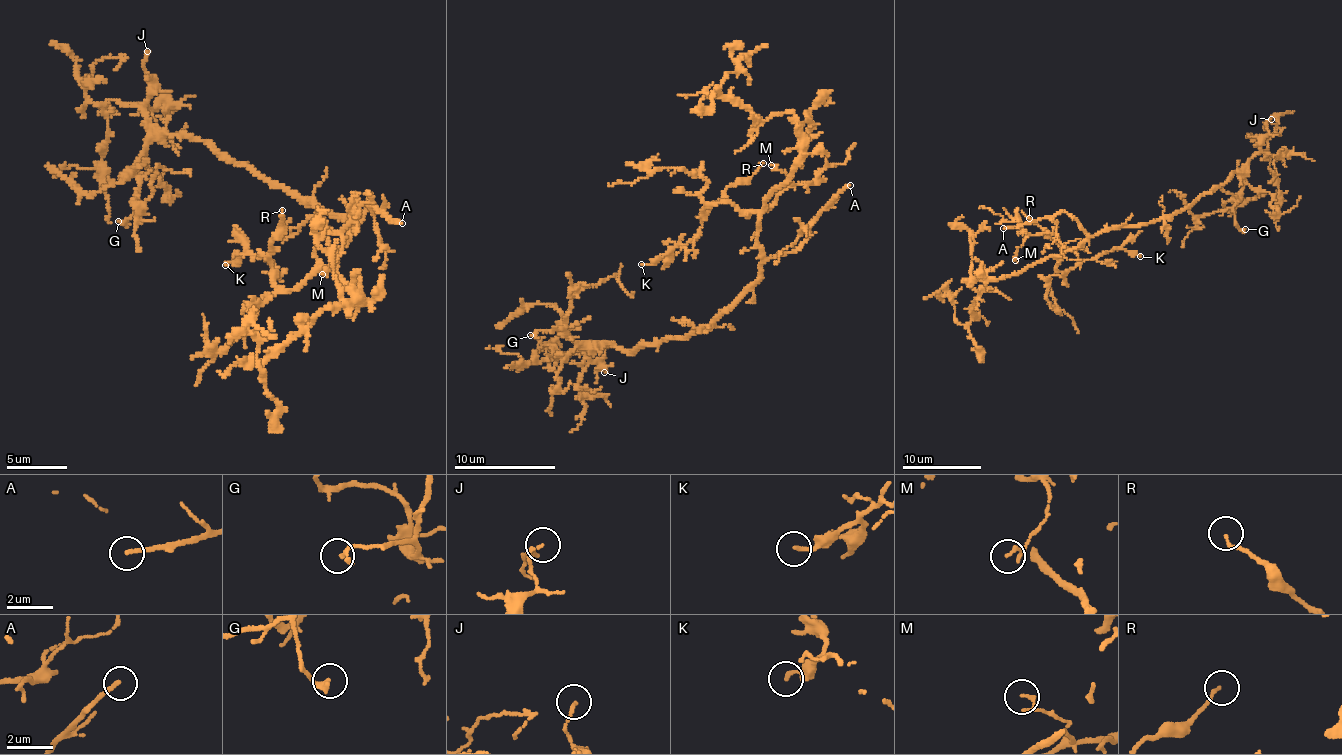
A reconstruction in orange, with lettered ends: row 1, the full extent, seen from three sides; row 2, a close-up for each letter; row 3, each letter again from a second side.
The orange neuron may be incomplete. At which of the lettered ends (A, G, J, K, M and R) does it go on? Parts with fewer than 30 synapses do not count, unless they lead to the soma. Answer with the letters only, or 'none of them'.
A

